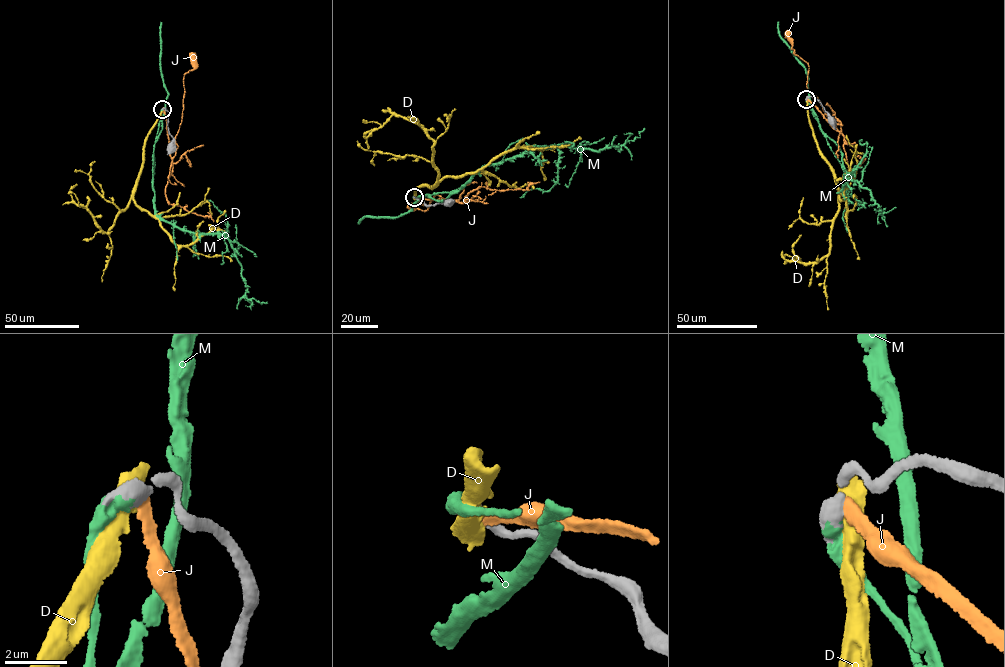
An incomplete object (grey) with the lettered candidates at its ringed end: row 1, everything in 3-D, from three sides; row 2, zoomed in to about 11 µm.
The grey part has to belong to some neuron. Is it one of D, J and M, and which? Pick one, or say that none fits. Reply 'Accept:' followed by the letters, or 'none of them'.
Accept: M

